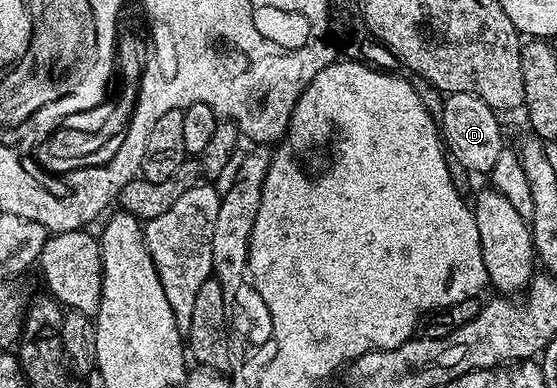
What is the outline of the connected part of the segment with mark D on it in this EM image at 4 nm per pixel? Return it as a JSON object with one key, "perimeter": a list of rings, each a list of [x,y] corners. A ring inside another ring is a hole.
{"perimeter":[[[449,92],[444,97],[442,114],[438,117],[438,127],[442,143],[470,174],[476,172],[491,173],[494,162],[498,162],[498,154],[506,151],[504,132],[500,129],[501,117],[497,109],[491,108],[482,98],[469,92]]]}

